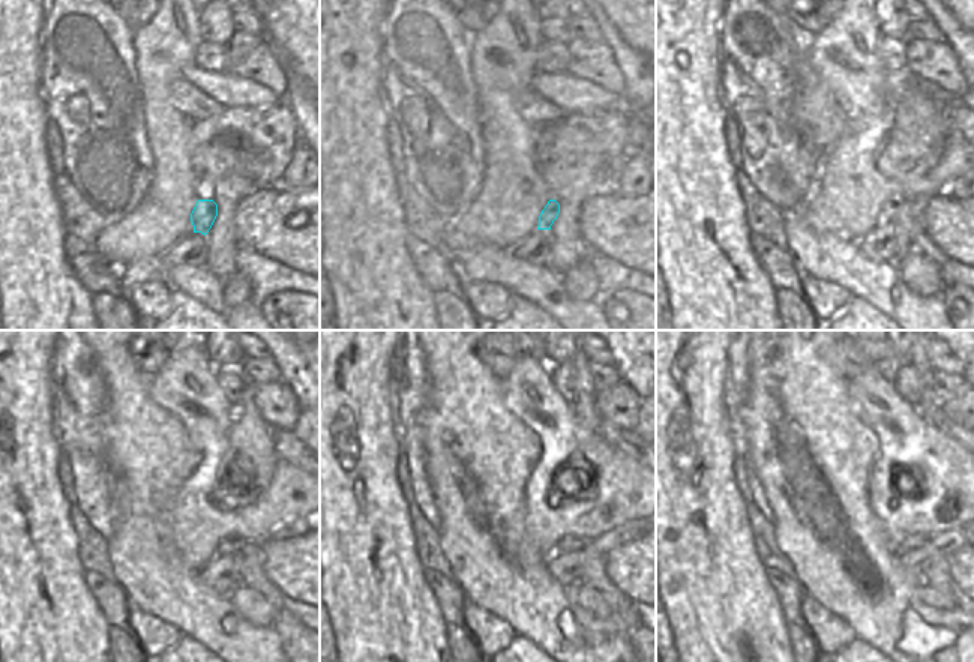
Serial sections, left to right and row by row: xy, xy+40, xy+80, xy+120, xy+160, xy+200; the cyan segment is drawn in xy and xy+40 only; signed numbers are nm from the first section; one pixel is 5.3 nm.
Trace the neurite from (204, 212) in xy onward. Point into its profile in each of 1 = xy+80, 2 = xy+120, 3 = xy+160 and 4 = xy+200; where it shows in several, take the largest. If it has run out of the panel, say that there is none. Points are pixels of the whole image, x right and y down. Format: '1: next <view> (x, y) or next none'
1: next xy+80 (887, 215)
2: next xy+120 (230, 544)
3: next xy+160 (568, 544)
4: next xy+200 (908, 542)

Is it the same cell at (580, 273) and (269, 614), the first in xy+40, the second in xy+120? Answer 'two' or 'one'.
one

